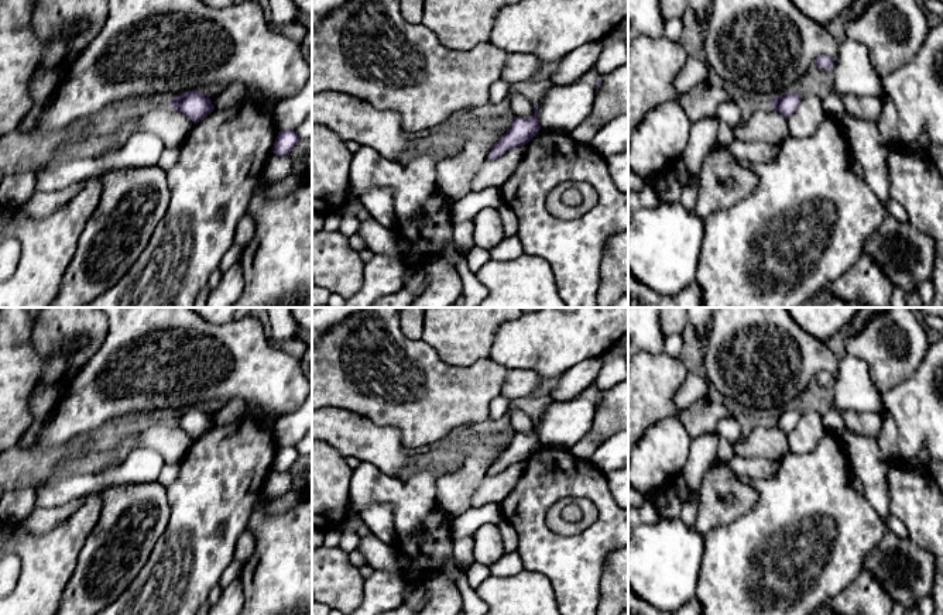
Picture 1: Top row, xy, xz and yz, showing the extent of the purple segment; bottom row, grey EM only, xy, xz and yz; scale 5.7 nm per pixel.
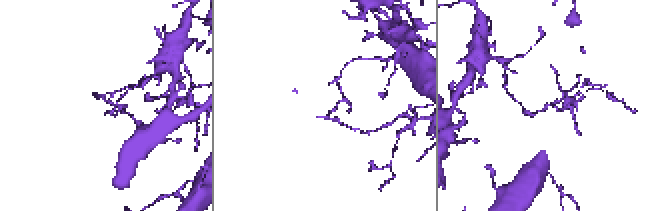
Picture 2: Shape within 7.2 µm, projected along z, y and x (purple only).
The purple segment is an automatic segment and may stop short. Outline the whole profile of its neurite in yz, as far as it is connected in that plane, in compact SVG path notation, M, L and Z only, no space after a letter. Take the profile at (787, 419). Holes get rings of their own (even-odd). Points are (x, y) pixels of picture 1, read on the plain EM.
M781 409L779 412L771 415L769 422L772 422L782 432L789 433L796 427L800 416L802 412L798 409Z

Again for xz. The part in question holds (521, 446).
M539 418L534 422L532 433L512 434L512 439L510 440L507 449L488 467L487 475L497 475L507 467L517 463L524 463L534 453L536 453L538 447L541 446L541 440L538 436L538 423Z

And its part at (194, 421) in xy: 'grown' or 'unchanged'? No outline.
unchanged

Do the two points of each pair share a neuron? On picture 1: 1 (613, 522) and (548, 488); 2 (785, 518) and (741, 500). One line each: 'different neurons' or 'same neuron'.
1: same neuron
2: different neurons

